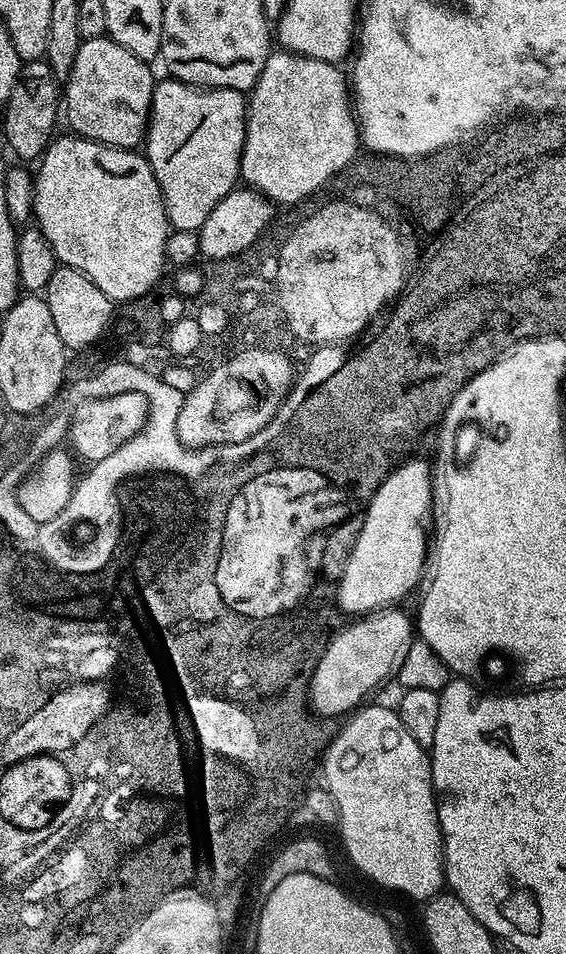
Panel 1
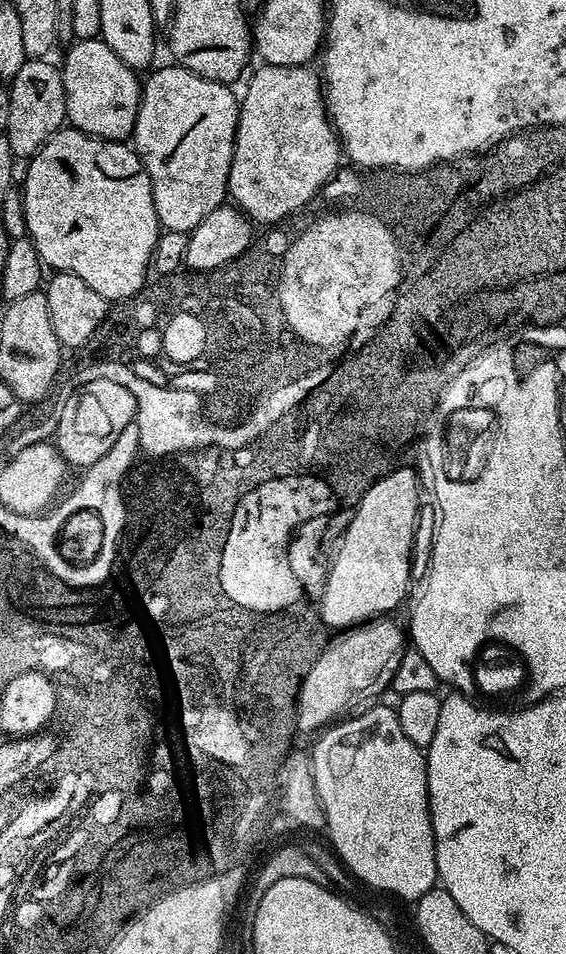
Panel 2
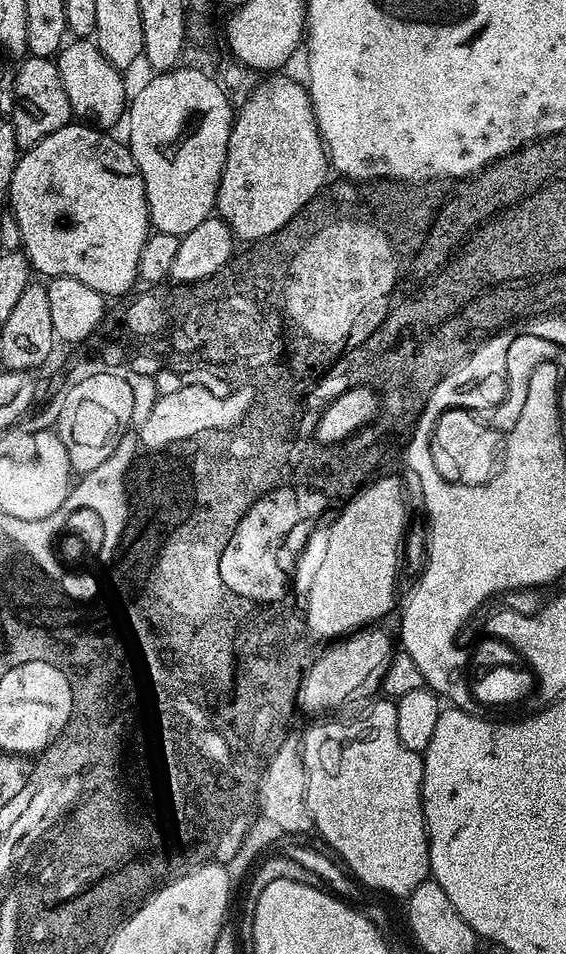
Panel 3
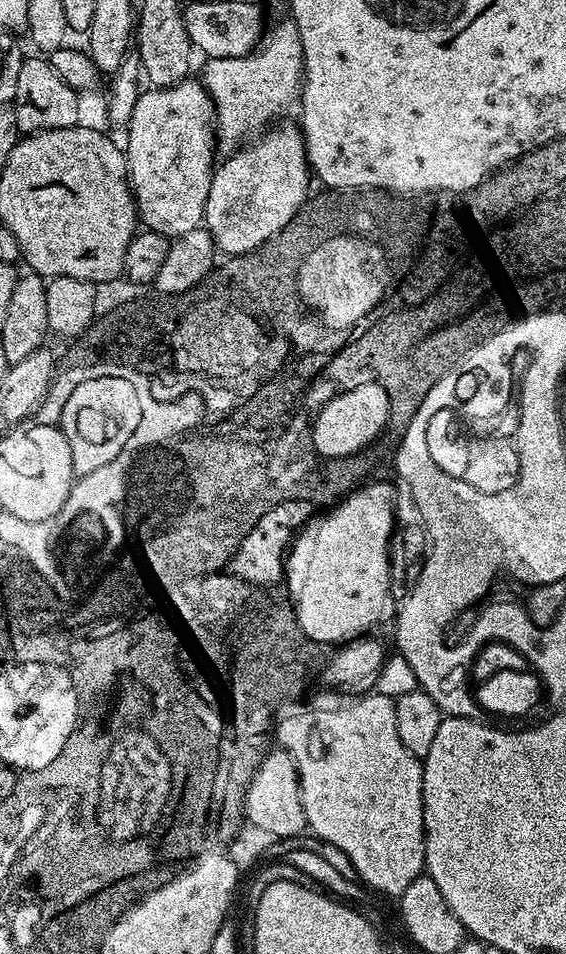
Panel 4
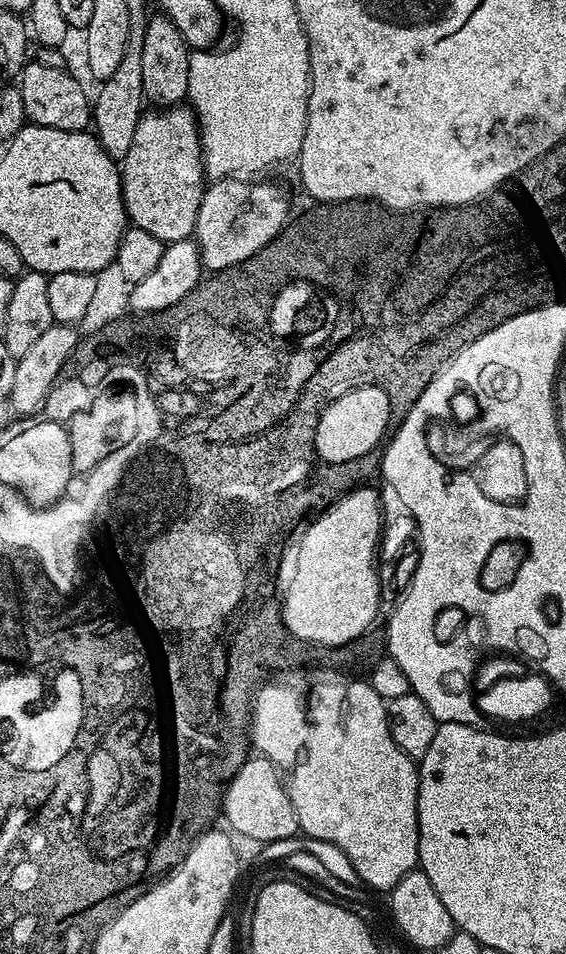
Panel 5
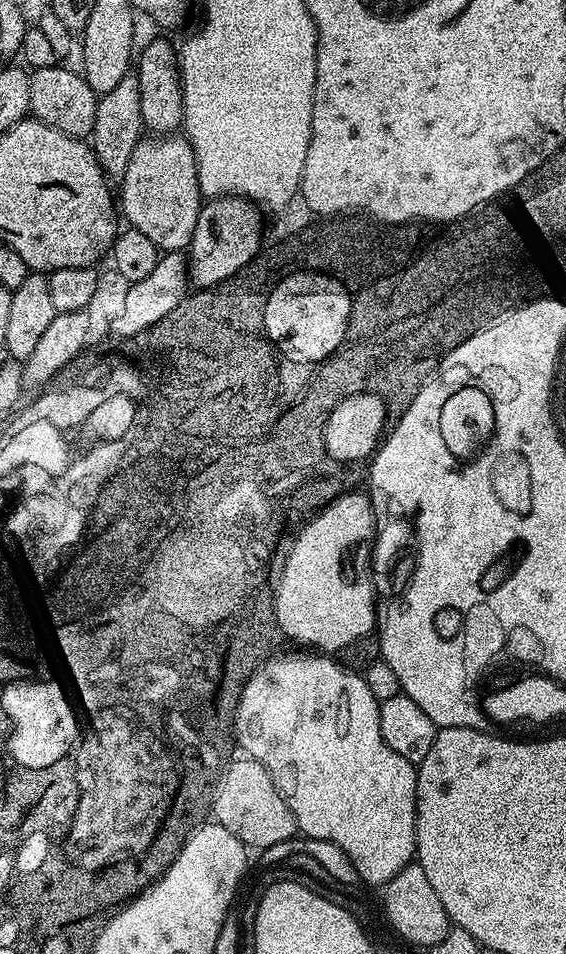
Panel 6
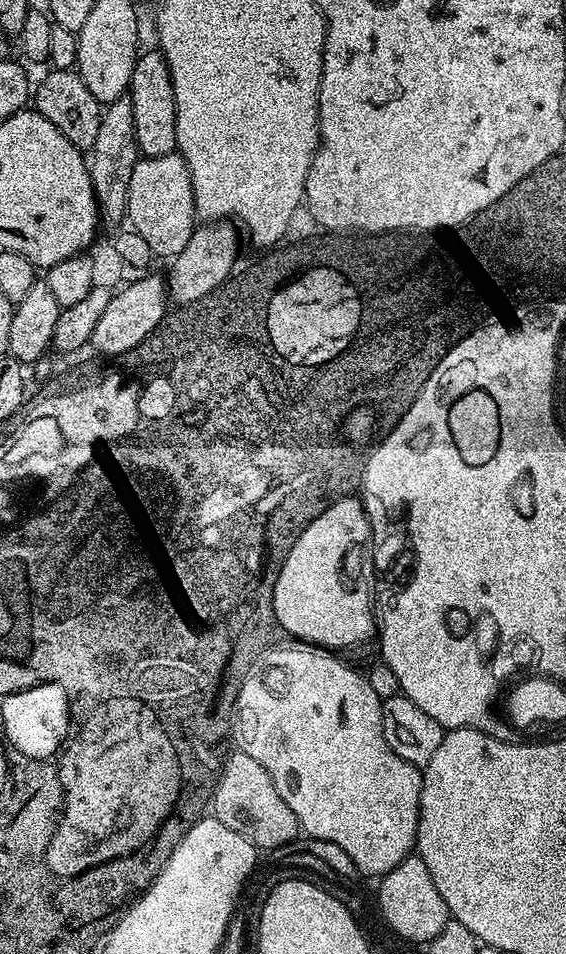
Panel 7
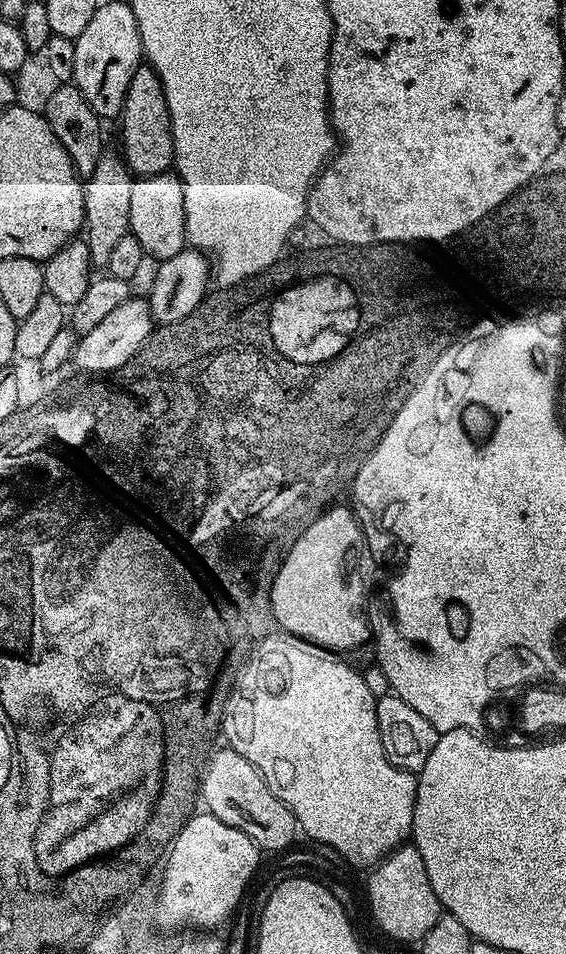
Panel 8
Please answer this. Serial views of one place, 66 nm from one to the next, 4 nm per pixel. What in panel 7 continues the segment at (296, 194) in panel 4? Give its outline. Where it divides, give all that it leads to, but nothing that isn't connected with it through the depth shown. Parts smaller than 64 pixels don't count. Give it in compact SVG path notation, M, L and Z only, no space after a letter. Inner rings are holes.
M204 222L193 232L190 242L182 254L171 257L172 264L166 271L168 299L173 305L181 306L198 302L211 291L222 286L233 275L236 255L240 252L240 236L237 225L232 222Z

